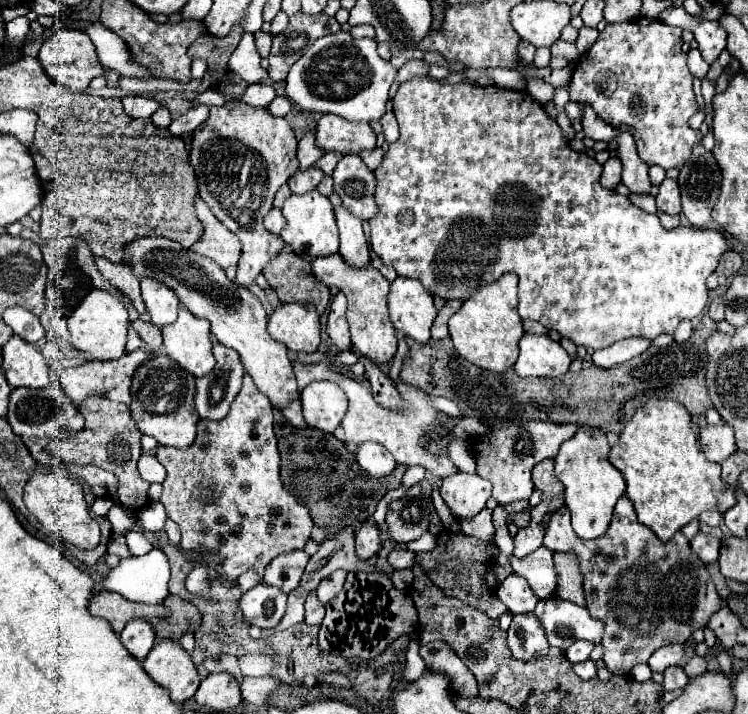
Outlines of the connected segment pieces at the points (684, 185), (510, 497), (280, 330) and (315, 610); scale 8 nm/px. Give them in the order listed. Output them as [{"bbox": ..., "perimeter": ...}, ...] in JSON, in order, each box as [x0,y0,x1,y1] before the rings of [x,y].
[{"bbox":[678,143,722,227],"perimeter":[[[702,143],[694,145],[690,161],[680,169],[678,185],[682,193],[682,213],[694,227],[706,227],[712,221],[712,207],[720,195],[722,173],[710,151]]]},{"bbox":[472,421,580,505],"perimeter":[[[528,421],[522,425],[510,425],[502,429],[492,429],[484,437],[478,437],[472,443],[476,453],[478,475],[492,483],[492,497],[498,505],[508,505],[516,499],[530,497],[534,491],[530,471],[542,459],[554,459],[558,449],[564,441],[572,439],[574,433],[580,429],[578,423],[546,423],[546,421]]]},{"bbox":[268,305,320,353],"perimeter":[[[280,305],[268,317],[268,331],[296,353],[314,353],[320,345],[320,317],[314,305]]]},{"bbox":[304,591,324,625],"perimeter":[[[310,591],[306,597],[306,619],[304,619],[304,623],[320,625],[322,619],[324,619],[324,605],[318,601],[316,591]]]}]

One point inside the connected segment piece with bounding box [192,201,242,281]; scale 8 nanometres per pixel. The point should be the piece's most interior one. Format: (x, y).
(221, 245)

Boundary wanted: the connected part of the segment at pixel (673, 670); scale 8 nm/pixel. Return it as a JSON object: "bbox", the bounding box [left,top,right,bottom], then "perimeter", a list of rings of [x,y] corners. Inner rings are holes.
{"bbox":[662,665,688,691],"perimeter":[[[678,665],[668,667],[662,675],[664,675],[662,687],[664,687],[664,689],[668,689],[668,691],[682,689],[682,685],[686,685],[686,681],[688,681],[688,675],[686,675],[686,673],[682,671],[682,667],[678,667]]]}

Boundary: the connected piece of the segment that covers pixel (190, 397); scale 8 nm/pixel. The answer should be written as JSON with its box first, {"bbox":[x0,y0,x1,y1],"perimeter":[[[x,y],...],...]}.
{"bbox":[132,355,200,447],"perimeter":[[[154,355],[132,381],[132,415],[144,435],[156,437],[158,445],[186,447],[196,437],[196,423],[200,421],[194,413],[194,377],[190,377],[180,365],[174,365],[166,355]]]}

